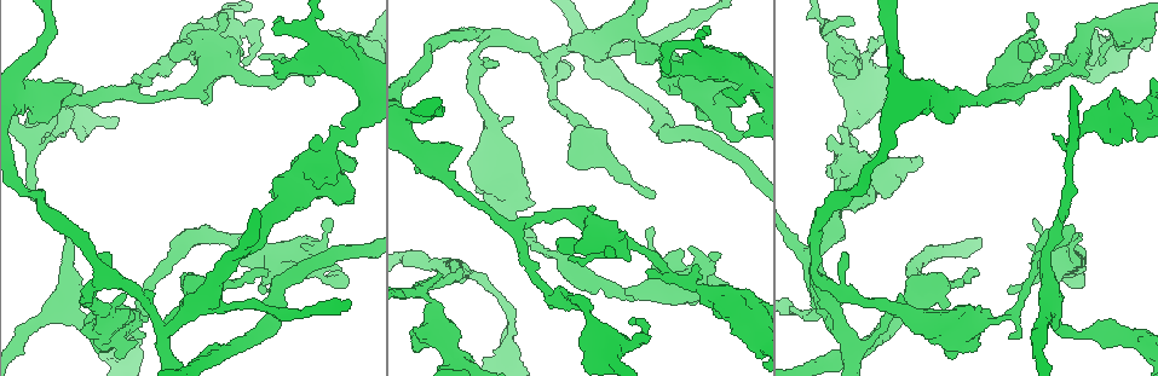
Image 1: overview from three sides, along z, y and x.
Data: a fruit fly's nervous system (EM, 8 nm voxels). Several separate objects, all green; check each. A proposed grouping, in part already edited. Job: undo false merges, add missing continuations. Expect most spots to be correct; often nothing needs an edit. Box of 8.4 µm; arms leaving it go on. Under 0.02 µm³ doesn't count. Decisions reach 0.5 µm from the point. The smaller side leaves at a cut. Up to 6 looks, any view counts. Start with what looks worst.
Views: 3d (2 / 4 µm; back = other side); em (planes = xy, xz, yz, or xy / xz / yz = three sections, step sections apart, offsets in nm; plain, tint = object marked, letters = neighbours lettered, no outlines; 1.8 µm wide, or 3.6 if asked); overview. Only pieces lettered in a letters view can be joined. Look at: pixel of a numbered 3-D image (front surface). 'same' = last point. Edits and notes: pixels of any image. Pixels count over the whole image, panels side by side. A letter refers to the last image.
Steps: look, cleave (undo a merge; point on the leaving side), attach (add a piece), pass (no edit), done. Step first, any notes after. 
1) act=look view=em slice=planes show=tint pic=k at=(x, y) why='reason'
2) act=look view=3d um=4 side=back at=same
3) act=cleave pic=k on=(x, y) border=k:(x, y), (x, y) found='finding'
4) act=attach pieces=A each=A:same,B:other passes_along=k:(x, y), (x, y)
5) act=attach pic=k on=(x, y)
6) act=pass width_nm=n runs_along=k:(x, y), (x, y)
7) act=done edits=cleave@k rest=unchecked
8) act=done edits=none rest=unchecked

act=look view=3d um=4 pic=1 at=(574, 259) why='free end'

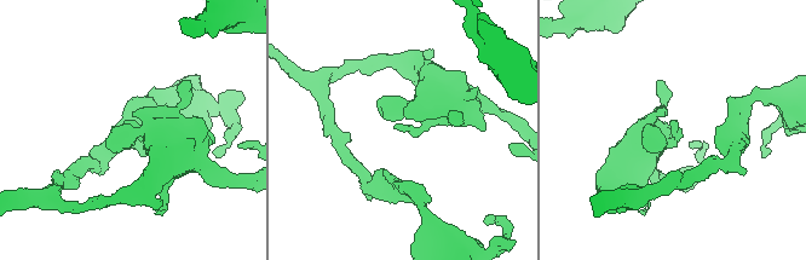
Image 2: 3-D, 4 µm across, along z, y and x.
act=look view=em slice=yz step=4 show=tint pic=2 at=(404, 130)

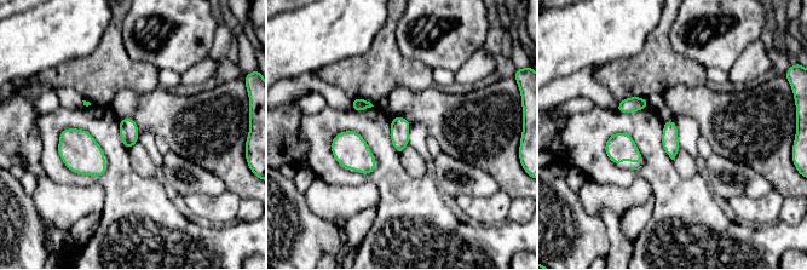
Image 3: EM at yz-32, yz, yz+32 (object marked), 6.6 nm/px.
act=look view=em slice=planes show=letters at=same

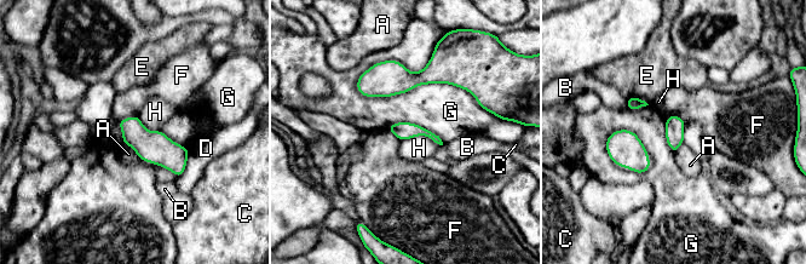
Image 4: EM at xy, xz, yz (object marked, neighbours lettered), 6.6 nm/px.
act=pass width_nm=120 each=A:other,B:other,C:other,D:other,E:other,F:other,G:other,H:other border=4:(402, 139), (427, 136), (439, 145) found='no lettered piece goes on from it'

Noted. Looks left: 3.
act=look view=em slice=planes show=letters pic=1 at=(277, 69) why='an open end'

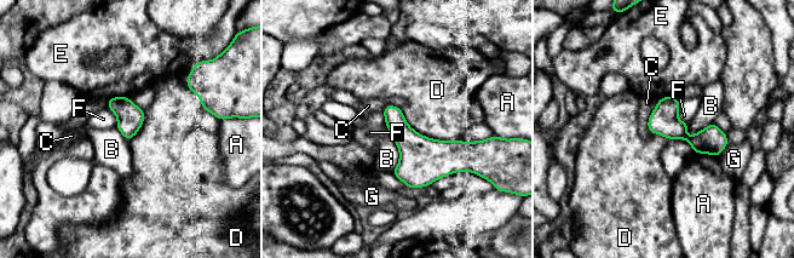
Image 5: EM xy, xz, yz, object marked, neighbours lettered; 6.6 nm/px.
act=pass each=A:other,B:other,C:other,D:other,E:other,F:other,G:other runs_along=5:(650, 124), (724, 143) found='no lettered piece goes on from it'

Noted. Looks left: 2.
act=look view=3d um=4 pic=1 at=(337, 267) why='branch stops here'

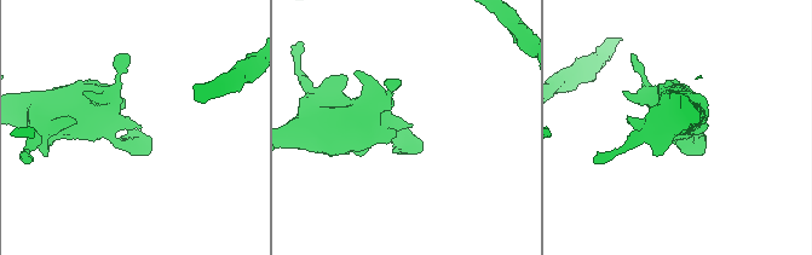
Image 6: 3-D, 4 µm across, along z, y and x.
act=look view=em um=3.6 slice=planes show=letters pic=6 at=(410, 127) why='now the EM'

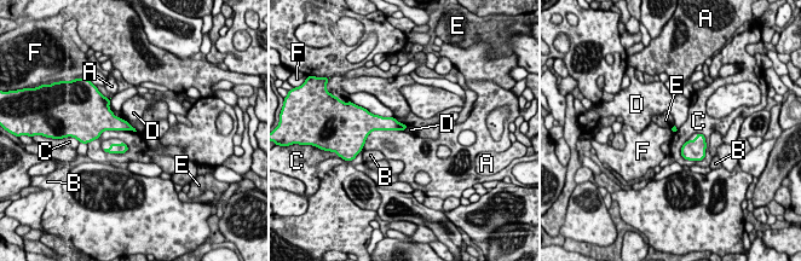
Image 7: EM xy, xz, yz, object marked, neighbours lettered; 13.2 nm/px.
act=pass each=A:other,B:other,C:other,D:other,E:other,F:other border=7:(126, 121), (137, 131) found='no lettered piece goes on from it'

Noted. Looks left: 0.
act=done edits=none rest=unchecked

